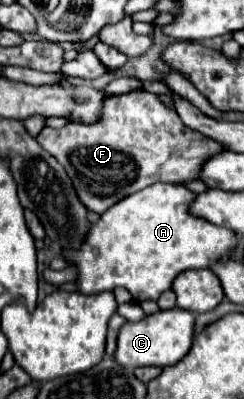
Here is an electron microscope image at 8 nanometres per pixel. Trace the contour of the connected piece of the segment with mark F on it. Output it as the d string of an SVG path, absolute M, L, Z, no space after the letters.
M142 89L126 93L126 95L118 95L118 97L106 97L104 109L102 109L102 121L92 127L84 127L76 123L68 123L62 129L44 127L36 139L66 169L82 205L86 205L86 209L98 215L102 215L106 209L110 209L124 197L152 183L184 183L184 181L198 179L202 163L214 153L224 151L220 143L188 129L180 121L176 111L166 109L166 105L160 103L156 95L146 93Z

